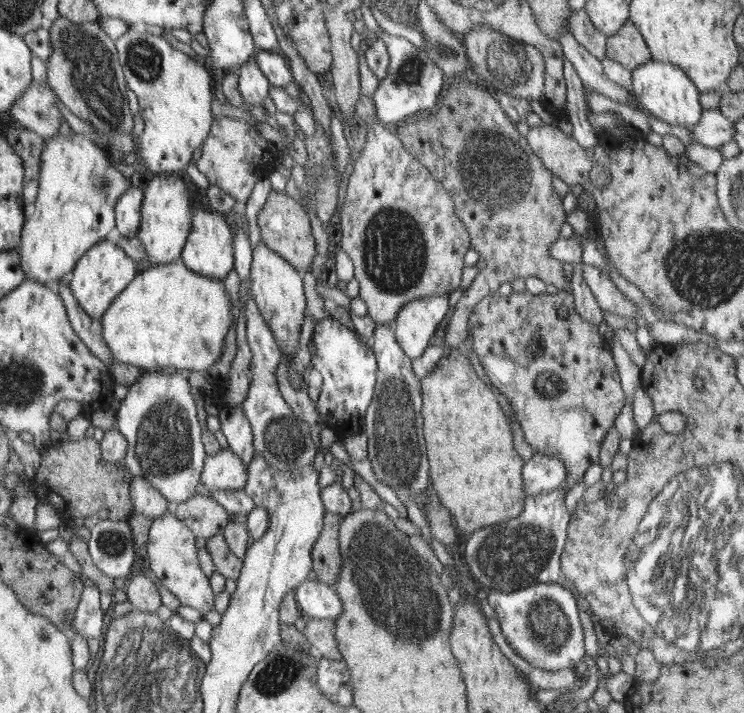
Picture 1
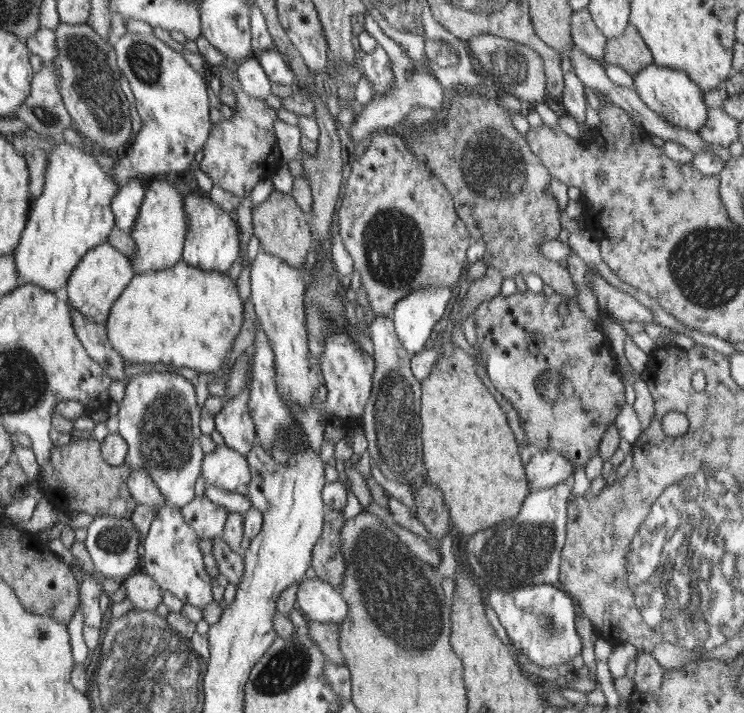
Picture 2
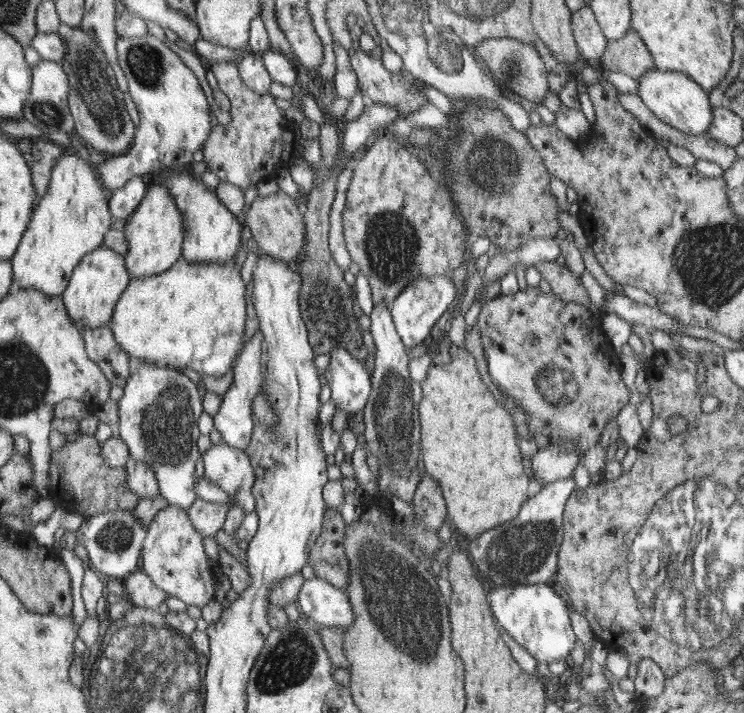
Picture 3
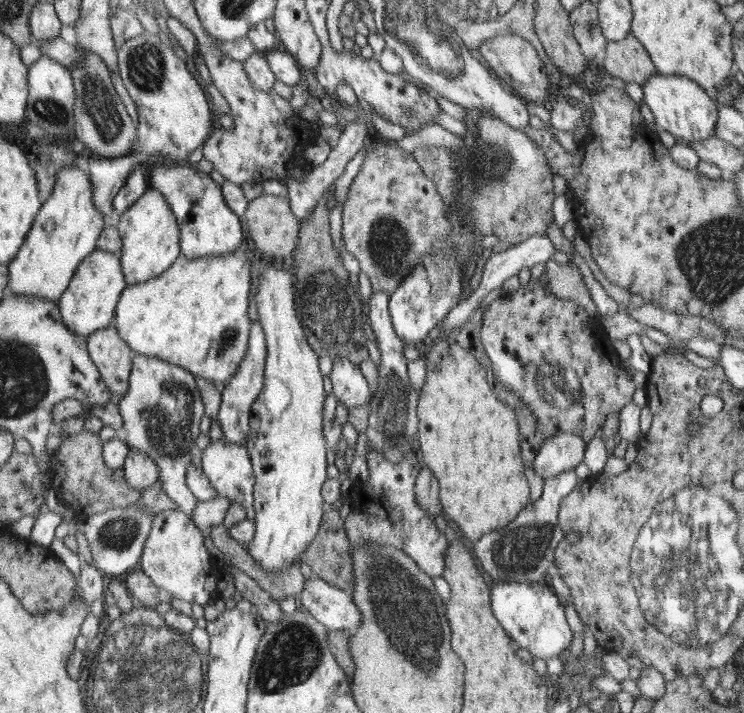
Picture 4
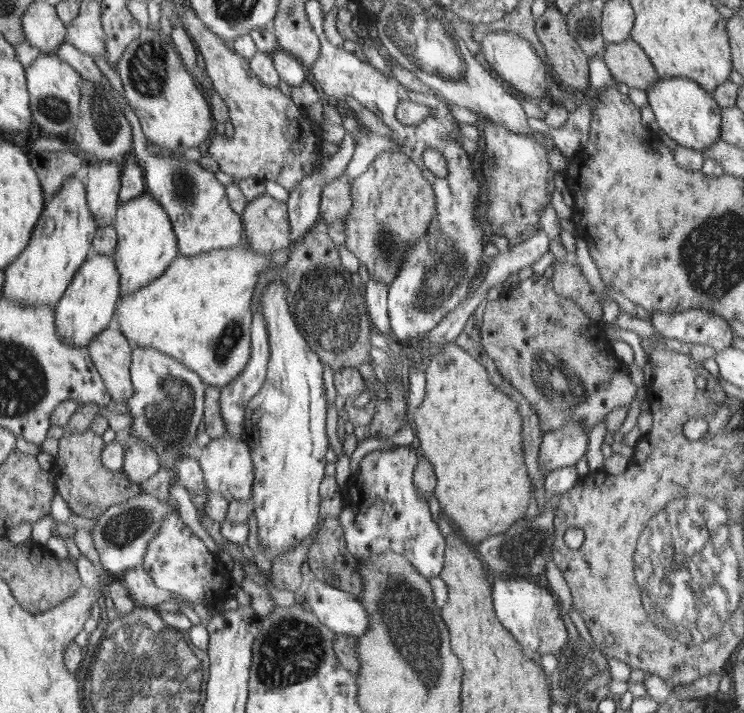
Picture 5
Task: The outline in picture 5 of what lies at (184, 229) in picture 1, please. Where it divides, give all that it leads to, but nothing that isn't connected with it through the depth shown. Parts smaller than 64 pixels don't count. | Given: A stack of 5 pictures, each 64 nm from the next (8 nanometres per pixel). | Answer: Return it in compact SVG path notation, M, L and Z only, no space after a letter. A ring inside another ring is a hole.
M146 192L128 200L122 205L117 204L113 227L117 232L116 253L112 255L116 268L119 269L120 298L130 295L159 278L168 267L180 256L178 237L176 236L171 218L159 200Z

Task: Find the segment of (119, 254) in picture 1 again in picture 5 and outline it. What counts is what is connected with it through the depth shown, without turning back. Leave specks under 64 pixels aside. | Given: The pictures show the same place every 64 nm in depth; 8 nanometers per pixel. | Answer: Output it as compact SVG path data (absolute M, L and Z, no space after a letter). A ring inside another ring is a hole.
M96 254L82 264L66 294L55 306L56 330L65 343L73 347L86 347L115 318L119 301L119 269L115 260L106 254Z

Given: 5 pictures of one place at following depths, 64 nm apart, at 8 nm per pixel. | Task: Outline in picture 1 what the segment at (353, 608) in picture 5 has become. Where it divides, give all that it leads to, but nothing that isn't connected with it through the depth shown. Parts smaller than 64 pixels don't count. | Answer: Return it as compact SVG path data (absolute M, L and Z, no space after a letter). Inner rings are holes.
M320 580L310 581L299 585L294 590L295 599L302 616L306 619L336 619L343 611L341 598L333 585Z

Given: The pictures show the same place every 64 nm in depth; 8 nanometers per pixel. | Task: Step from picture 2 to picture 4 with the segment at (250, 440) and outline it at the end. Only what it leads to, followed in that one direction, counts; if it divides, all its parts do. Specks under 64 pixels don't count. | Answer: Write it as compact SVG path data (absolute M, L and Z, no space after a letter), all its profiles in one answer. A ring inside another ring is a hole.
M260 320L252 322L249 348L234 376L226 382L221 391L221 405L217 414L217 422L221 427L224 439L234 444L246 444L251 432L251 406L259 398L266 382L267 339Z

